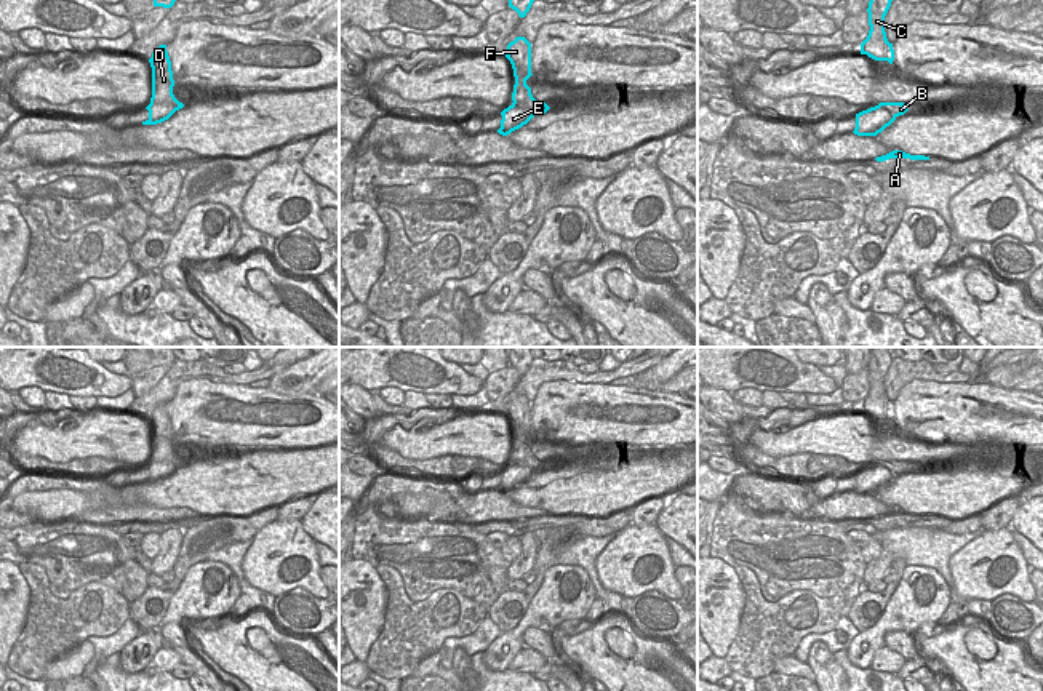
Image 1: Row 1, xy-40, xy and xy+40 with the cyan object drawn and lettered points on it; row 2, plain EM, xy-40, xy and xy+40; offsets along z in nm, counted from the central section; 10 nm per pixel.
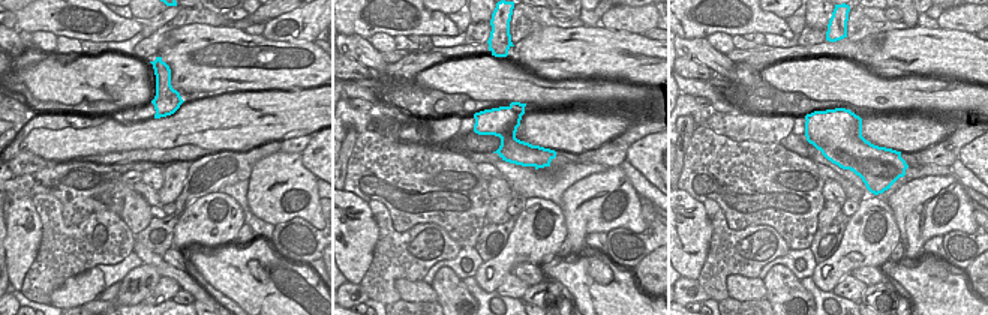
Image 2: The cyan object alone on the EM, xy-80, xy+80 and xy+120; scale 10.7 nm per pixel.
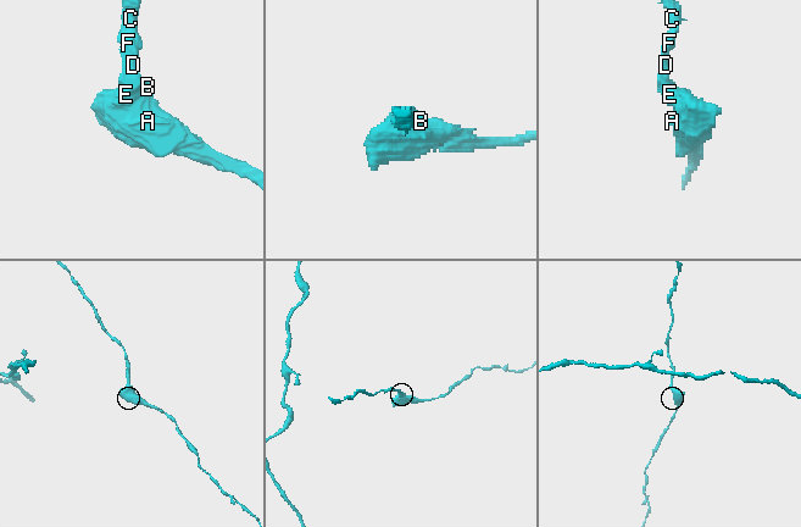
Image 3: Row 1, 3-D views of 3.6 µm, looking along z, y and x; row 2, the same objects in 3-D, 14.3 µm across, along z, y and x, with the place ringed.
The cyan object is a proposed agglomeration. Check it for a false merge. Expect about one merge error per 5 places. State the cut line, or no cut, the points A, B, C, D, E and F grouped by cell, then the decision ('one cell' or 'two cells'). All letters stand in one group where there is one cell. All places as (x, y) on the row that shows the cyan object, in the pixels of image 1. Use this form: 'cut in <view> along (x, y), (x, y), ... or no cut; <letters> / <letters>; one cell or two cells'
no cut; A B C D E F; one cell

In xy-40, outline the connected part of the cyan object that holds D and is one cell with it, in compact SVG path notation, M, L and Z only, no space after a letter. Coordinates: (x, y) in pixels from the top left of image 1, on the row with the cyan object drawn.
M166 45L155 48L149 62L152 67L152 98L146 107L149 118L142 125L157 125L168 120L184 104L173 94L174 80Z

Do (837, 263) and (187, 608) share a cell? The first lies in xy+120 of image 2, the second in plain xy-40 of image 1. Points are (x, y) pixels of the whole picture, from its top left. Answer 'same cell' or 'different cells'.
same cell

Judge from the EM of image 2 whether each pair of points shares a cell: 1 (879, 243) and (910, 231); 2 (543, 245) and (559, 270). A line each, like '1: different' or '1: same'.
1: different
2: different

